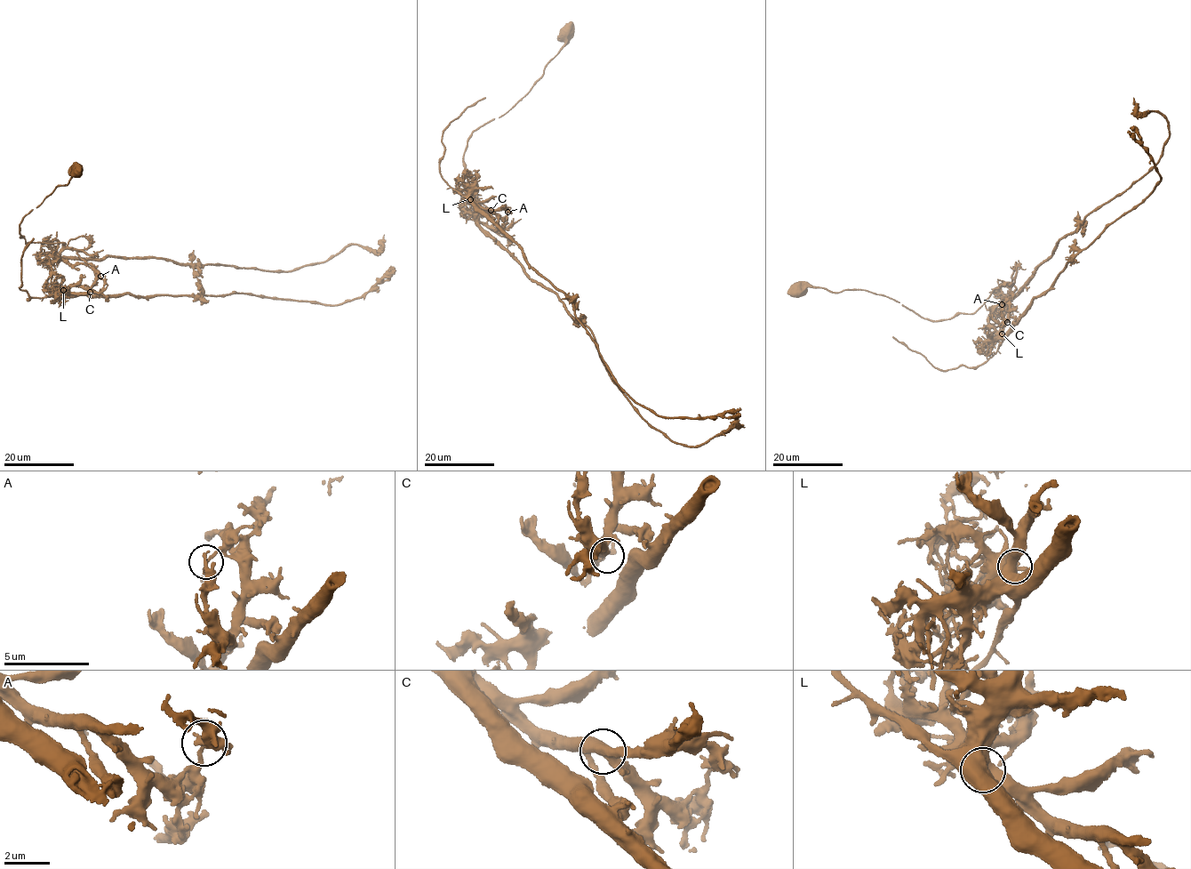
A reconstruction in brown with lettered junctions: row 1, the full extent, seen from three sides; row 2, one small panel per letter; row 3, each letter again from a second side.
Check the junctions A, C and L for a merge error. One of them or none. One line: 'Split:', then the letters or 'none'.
Split: A

